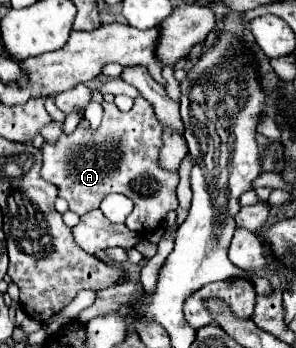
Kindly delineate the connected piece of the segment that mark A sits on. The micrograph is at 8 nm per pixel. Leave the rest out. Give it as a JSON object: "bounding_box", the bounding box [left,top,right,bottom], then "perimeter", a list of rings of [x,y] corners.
{"bounding_box":[42,98,178,236],"perimeter":[[[136,98],[130,112],[120,112],[114,102],[102,102],[102,124],[92,130],[88,120],[82,120],[72,134],[62,134],[56,142],[42,144],[42,180],[58,188],[60,198],[68,200],[70,210],[78,216],[98,208],[106,194],[118,192],[134,202],[134,210],[126,226],[140,236],[154,232],[170,210],[178,208],[176,186],[178,176],[166,174],[158,166],[162,148],[162,124],[154,118],[154,108],[144,98]]]}

